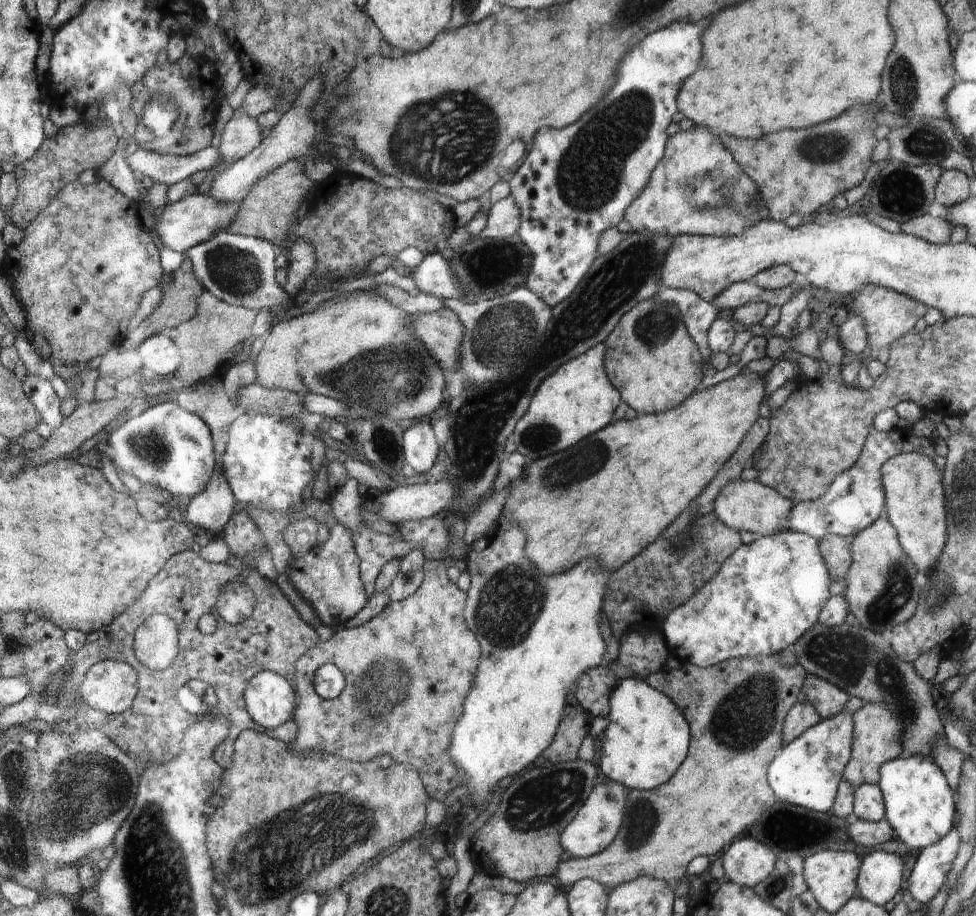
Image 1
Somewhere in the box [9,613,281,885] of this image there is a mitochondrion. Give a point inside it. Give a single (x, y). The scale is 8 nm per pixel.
(88, 789)

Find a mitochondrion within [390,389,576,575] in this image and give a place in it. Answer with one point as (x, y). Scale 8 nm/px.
(542, 436)

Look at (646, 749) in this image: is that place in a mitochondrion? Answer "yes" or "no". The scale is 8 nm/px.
no

